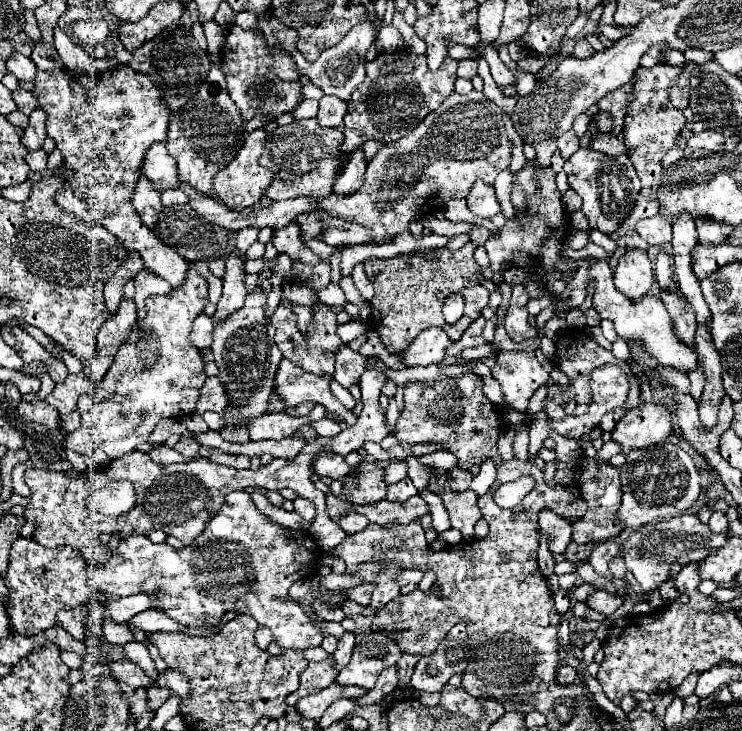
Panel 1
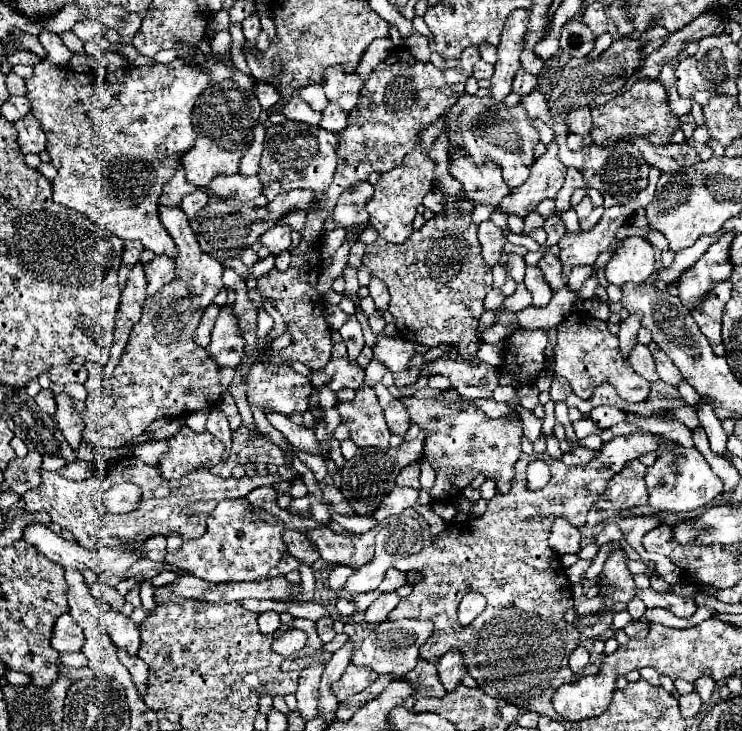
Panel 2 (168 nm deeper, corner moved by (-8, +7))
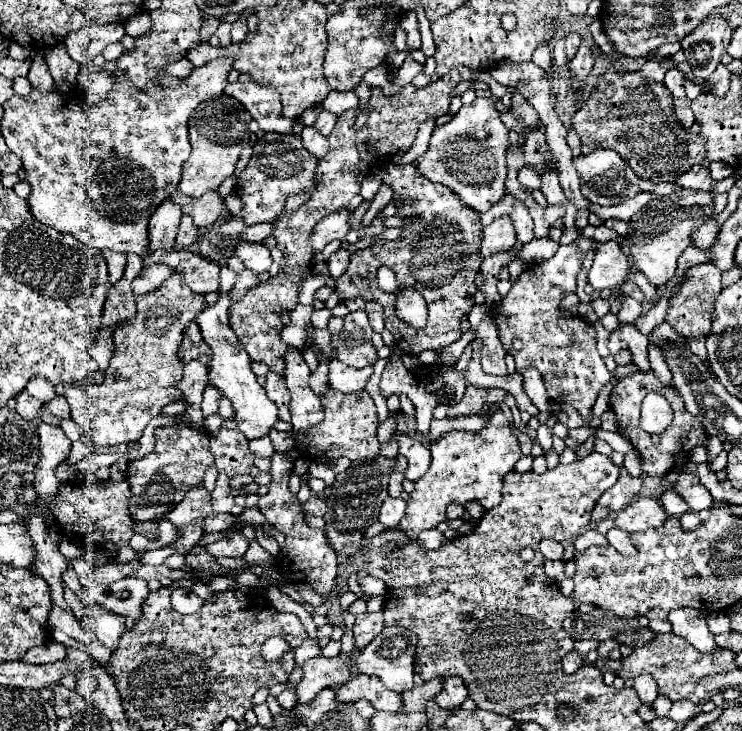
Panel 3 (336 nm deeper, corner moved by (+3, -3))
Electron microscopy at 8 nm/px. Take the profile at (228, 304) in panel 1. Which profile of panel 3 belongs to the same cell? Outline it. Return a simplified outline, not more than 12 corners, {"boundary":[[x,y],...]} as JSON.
{"boundary":[[198,360],[184,366],[176,384],[180,398],[202,402],[208,368]]}

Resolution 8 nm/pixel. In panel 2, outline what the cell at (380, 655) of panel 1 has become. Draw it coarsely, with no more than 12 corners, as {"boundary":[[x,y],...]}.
{"boundary":[[381,622],[351,664],[375,674],[413,670],[431,622]]}

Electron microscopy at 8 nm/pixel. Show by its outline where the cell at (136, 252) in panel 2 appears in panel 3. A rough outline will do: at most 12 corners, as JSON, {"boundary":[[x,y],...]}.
{"boundary":[[102,250],[110,284],[116,284],[126,268],[126,254]]}

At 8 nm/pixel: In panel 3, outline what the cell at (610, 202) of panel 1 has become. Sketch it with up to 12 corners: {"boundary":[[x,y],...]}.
{"boundary":[[612,150],[574,158],[582,194],[616,206],[638,192],[658,196],[676,184],[638,178]]}

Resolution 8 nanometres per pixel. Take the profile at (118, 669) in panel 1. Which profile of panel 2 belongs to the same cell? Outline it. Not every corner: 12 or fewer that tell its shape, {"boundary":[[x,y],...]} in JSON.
{"boundary":[[103,614],[115,646],[137,656],[141,638],[131,618]]}

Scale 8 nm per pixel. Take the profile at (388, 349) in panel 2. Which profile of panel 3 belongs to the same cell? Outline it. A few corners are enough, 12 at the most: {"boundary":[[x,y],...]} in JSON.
{"boundary":[[364,310],[344,316],[332,334],[336,358],[350,368],[374,364],[374,332]]}

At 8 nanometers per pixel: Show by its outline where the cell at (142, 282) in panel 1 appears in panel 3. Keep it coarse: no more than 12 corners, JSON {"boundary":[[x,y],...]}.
{"boundary":[[166,264],[144,266],[134,294],[156,290],[174,270]]}

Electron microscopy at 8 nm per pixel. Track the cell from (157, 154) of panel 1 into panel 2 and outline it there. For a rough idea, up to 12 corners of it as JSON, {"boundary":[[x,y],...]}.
{"boundary":[[183,166],[163,186],[159,204],[177,206],[181,198],[193,192],[183,174]]}

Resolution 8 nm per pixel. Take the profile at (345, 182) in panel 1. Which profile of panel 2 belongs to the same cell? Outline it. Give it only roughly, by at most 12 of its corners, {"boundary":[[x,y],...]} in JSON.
{"boundary":[[371,182],[345,190],[333,218],[339,228],[365,224]]}

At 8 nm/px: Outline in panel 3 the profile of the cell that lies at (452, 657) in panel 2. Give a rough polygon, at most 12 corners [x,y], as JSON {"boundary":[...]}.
{"boundary":[[460,676],[444,680],[436,704],[444,710],[460,708],[468,690]]}

